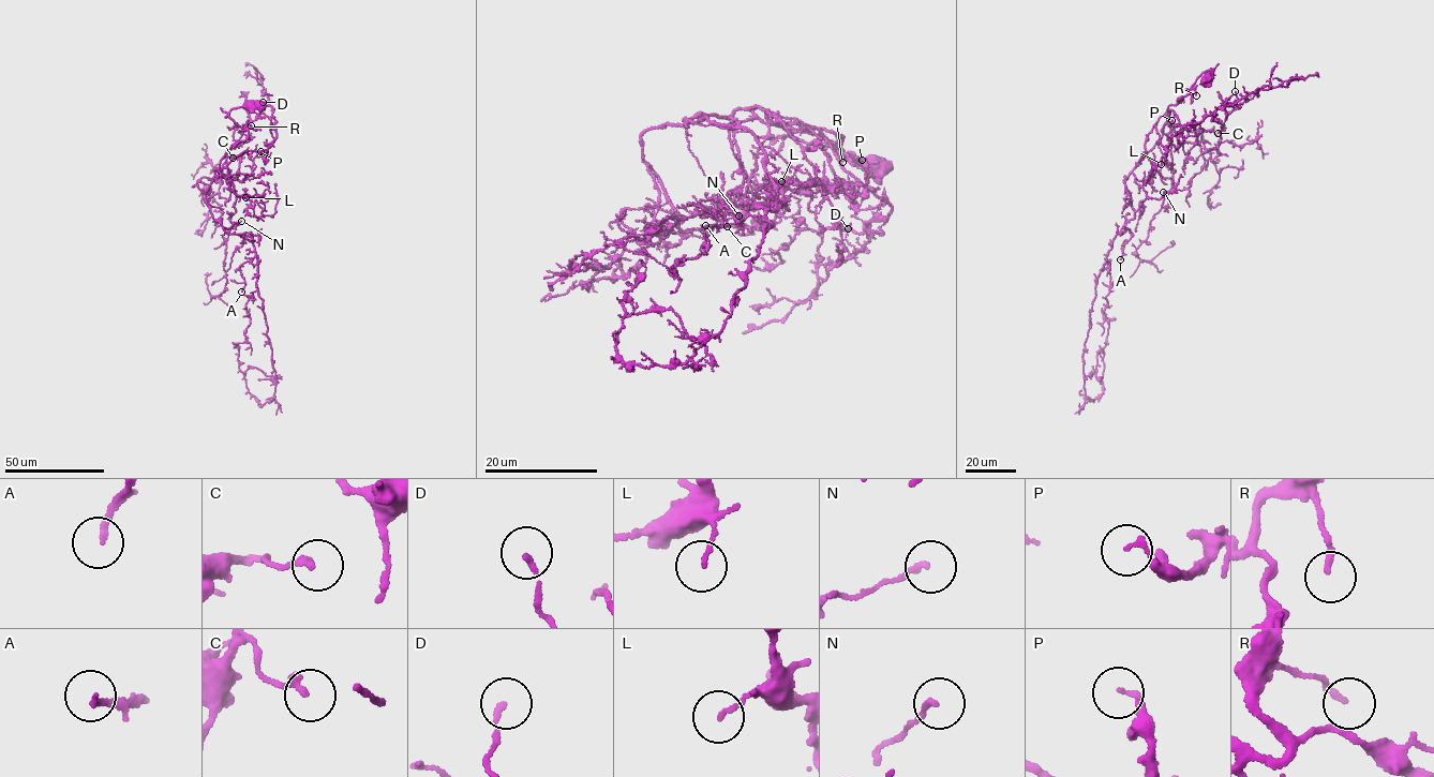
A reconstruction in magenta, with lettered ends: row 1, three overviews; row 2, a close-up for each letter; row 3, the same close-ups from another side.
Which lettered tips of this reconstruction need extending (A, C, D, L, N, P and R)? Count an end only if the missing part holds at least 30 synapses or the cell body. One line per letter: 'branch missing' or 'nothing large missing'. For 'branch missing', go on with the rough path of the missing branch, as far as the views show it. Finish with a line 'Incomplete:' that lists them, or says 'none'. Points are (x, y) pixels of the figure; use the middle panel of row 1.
A: branch missing; missing branch runs (705, 225), (693, 234), (688, 232), (688, 237), (673, 247), (644, 242), (606, 263), (592, 255)
C: nothing large missing
D: nothing large missing
L: nothing large missing
N: nothing large missing
P: nothing large missing
R: nothing large missing
Incomplete: A

